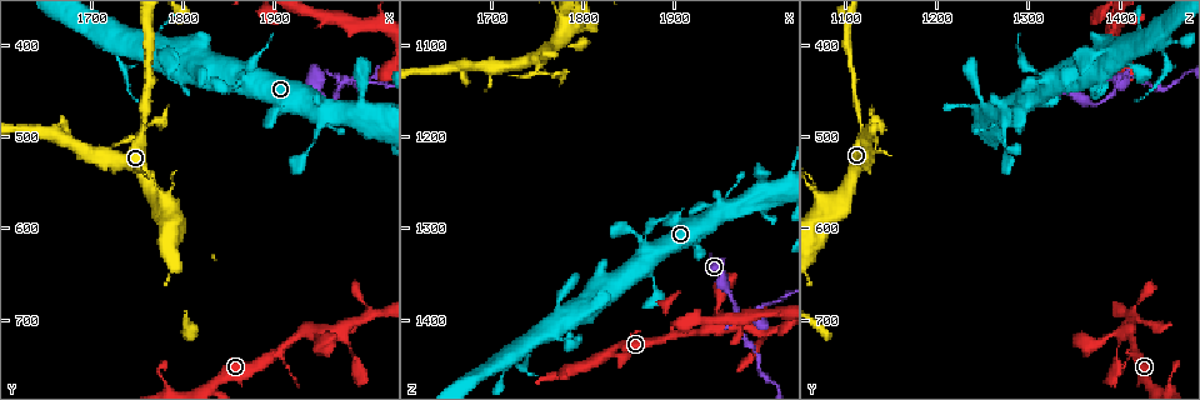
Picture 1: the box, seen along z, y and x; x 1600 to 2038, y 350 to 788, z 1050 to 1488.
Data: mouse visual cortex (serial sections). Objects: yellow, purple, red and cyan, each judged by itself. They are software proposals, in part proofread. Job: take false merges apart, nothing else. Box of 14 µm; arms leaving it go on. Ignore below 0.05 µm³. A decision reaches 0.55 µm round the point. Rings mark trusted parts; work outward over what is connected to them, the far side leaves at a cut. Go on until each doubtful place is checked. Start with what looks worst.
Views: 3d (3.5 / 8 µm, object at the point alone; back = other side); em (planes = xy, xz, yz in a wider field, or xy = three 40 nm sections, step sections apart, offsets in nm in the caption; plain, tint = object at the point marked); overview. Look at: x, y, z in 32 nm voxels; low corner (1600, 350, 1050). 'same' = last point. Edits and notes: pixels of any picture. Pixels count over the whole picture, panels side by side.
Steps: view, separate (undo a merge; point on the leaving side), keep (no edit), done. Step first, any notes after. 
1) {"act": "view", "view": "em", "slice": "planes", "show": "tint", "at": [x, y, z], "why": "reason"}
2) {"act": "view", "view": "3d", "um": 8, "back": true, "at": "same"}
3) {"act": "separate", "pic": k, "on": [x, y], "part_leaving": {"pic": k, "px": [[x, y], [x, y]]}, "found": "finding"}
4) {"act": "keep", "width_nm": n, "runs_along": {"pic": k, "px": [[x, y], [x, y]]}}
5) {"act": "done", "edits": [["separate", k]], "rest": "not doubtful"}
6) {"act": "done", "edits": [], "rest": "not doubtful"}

{"act": "view", "view": "3d", "um": 8, "at": [1975, 445, 1400], "why": "four or more arms meet"}

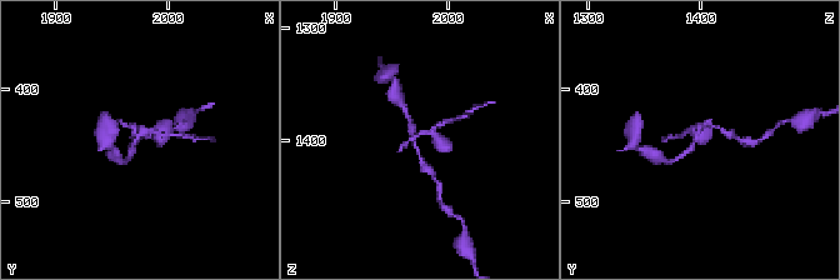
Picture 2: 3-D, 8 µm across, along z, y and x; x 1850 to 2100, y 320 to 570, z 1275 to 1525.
{"act": "view", "view": "em", "slice": "xy", "step": 3, "show": "tint", "at": [1970, 444, 1396], "why": "need the tissue"}

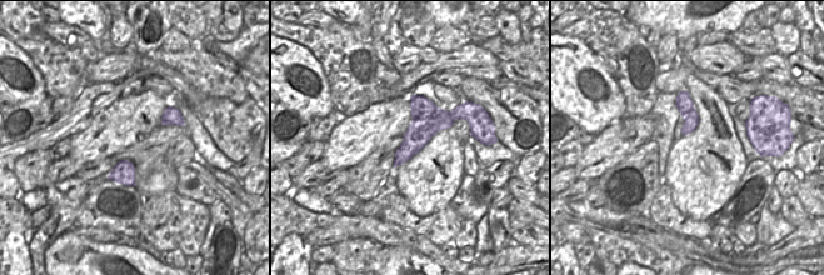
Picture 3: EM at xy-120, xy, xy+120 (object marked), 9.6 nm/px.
{"act": "separate", "pic": 2, "on": [446, 121], "width_nm": 280, "part_leaving": {"pic": 2, "px": [[433, 129], [463, 116], [479, 106]]}, "found": "a second cell is stuck on"}

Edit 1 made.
{"act": "view", "view": "overview", "why": "redraw"}

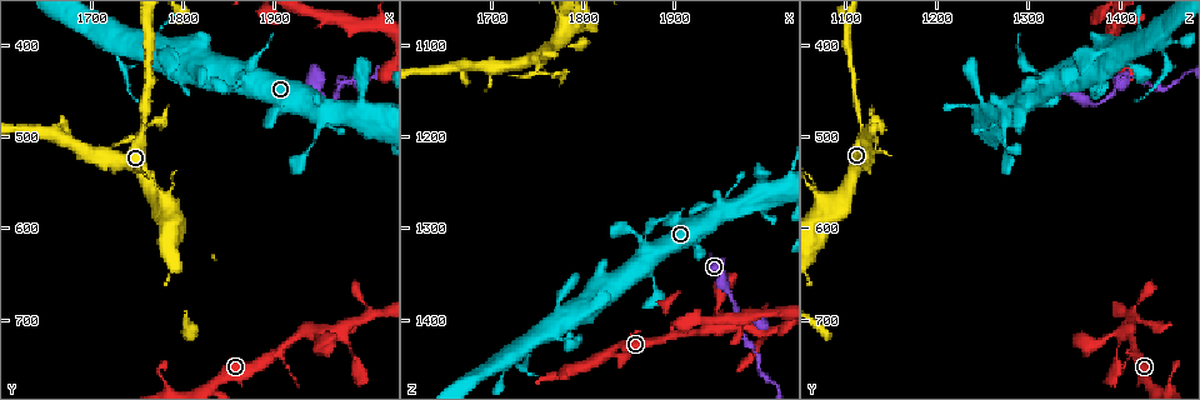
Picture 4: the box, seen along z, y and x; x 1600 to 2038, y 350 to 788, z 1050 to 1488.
{"act": "view", "view": "em", "slice": "xy", "step": 2, "show": "tint", "at": [1995, 705, 1415], "why": "thin neck"}

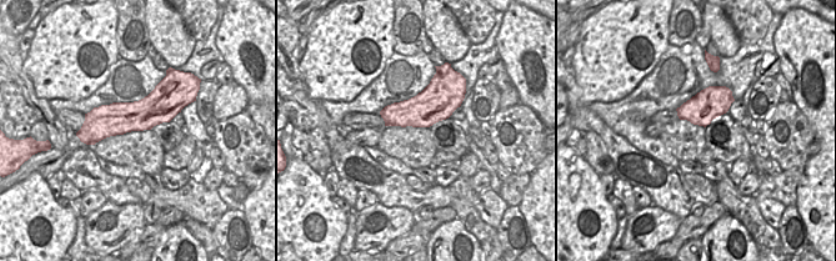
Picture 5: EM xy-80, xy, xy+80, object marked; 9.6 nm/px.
{"act": "view", "view": "3d", "um": 3.5, "at": "same"}

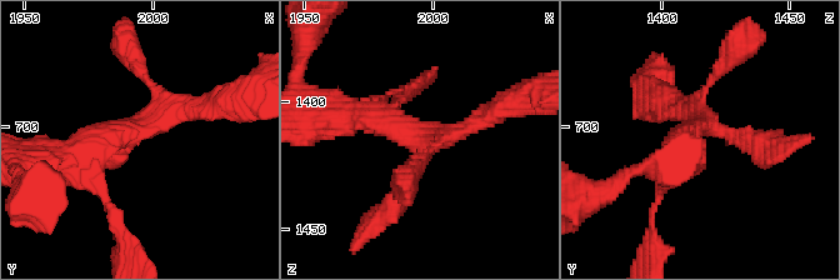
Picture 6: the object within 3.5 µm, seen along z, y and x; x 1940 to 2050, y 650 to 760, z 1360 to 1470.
{"act": "keep", "arms": 4, "runs_along": {"pic": 5, "px": [[181, 104], [105, 120], [83, 135]]}, "found": "one cell here"}

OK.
{"act": "view", "view": "3d", "um": 3.5, "at": [1755, 490, 1120], "why": "sudden change in width"}

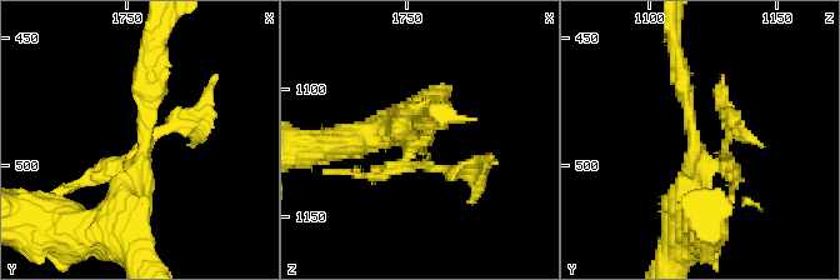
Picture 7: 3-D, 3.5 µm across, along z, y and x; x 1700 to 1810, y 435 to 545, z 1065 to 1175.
{"act": "view", "view": "em", "slice": "planes", "show": "tint", "at": [1757, 494, 1118], "why": "shape alone is not enough"}

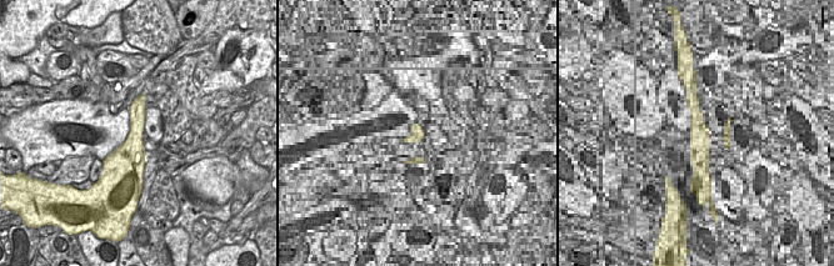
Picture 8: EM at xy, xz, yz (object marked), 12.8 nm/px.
{"act": "separate", "pic": 7, "on": [356, 173], "part_leaving": {"pic": 7, "px": [[409, 164], [443, 170], [489, 164]]}, "found": "two cells meet here"}

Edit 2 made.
{"act": "done", "edits": [["separate", 2], ["separate", 7]], "rest": "not doubtful"}

